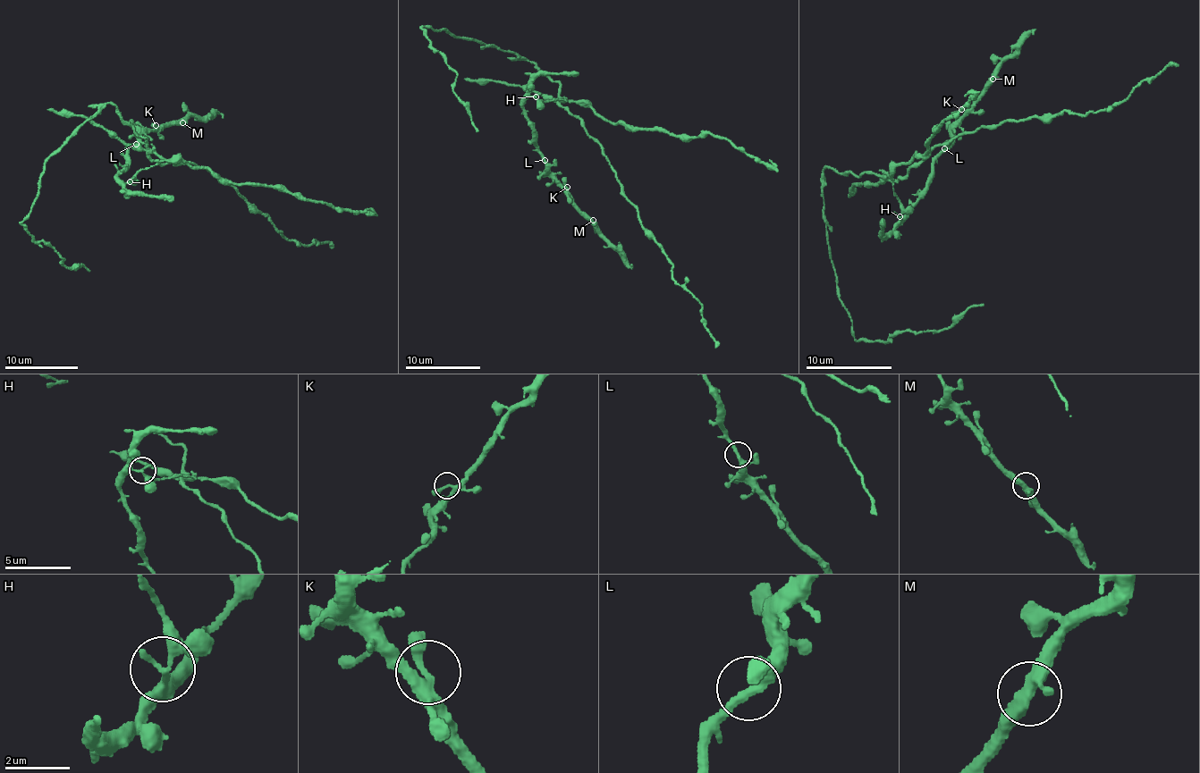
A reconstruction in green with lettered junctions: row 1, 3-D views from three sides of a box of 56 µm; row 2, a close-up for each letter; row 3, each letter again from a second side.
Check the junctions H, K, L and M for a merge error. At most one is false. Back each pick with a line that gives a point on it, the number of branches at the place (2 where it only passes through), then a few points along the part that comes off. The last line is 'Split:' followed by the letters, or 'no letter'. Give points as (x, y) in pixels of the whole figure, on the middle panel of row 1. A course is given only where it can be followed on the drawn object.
H: at (536, 96); 3 branches meet; foreign part runs (535, 96), (570, 101), (528, 61), (422, 28), (456, 73), (452, 92), (478, 130)
Split: H

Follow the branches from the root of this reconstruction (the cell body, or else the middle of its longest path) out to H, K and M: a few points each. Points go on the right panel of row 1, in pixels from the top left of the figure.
H: (861, 173), (874, 172), (891, 179), (893, 194), (901, 206), (900, 217)
K: (861, 173), (891, 179), (900, 220), (906, 217), (926, 186), (931, 166), (950, 139), (961, 109)
M: (861, 173), (891, 179), (900, 220), (906, 217), (950, 134), (992, 78)

